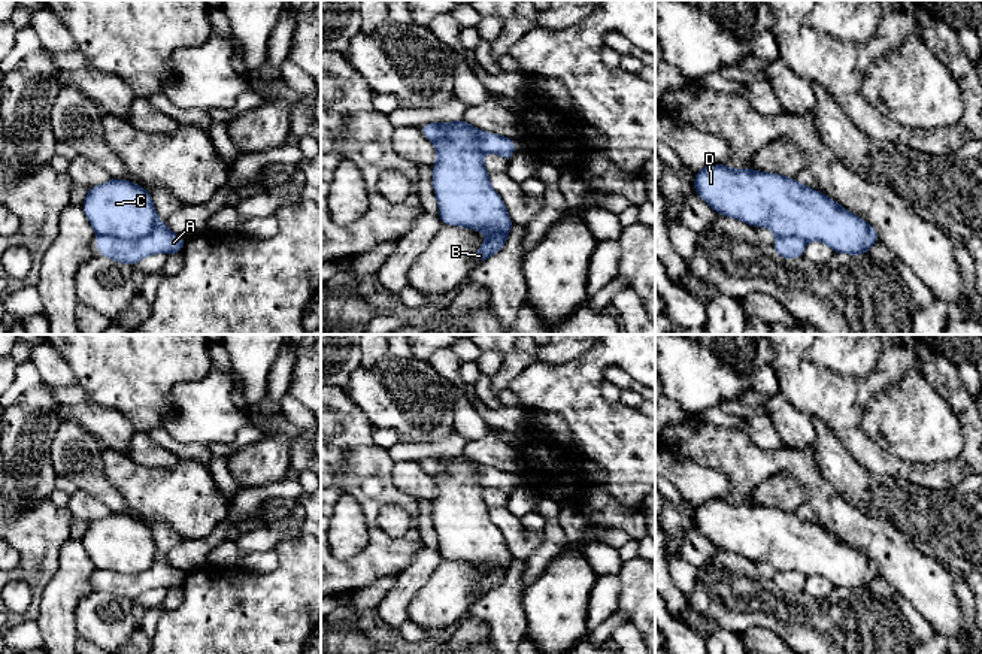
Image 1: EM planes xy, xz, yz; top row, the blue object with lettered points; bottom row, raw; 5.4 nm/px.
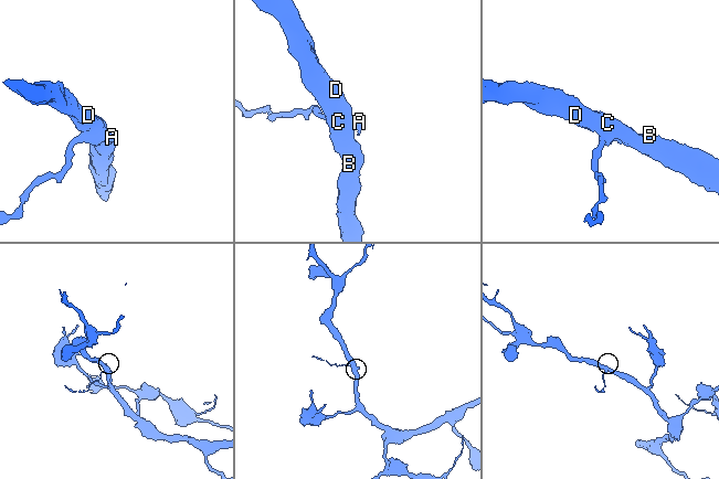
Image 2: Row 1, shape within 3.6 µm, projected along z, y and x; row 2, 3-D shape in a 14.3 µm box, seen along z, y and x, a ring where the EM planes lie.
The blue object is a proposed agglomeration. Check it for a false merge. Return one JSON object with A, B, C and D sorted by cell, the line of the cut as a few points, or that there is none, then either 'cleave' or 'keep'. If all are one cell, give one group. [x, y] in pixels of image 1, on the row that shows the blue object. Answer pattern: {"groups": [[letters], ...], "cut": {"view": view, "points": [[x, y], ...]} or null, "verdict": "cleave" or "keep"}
{"groups": [["A"], ["B", "C", "D"]], "cut": {"view": "xy", "points": [[158, 220], [148, 233], [139, 238], [115, 239], [97, 236]]}, "verdict": "cleave"}

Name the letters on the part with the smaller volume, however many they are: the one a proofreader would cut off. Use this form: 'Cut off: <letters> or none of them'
Cut off: A

